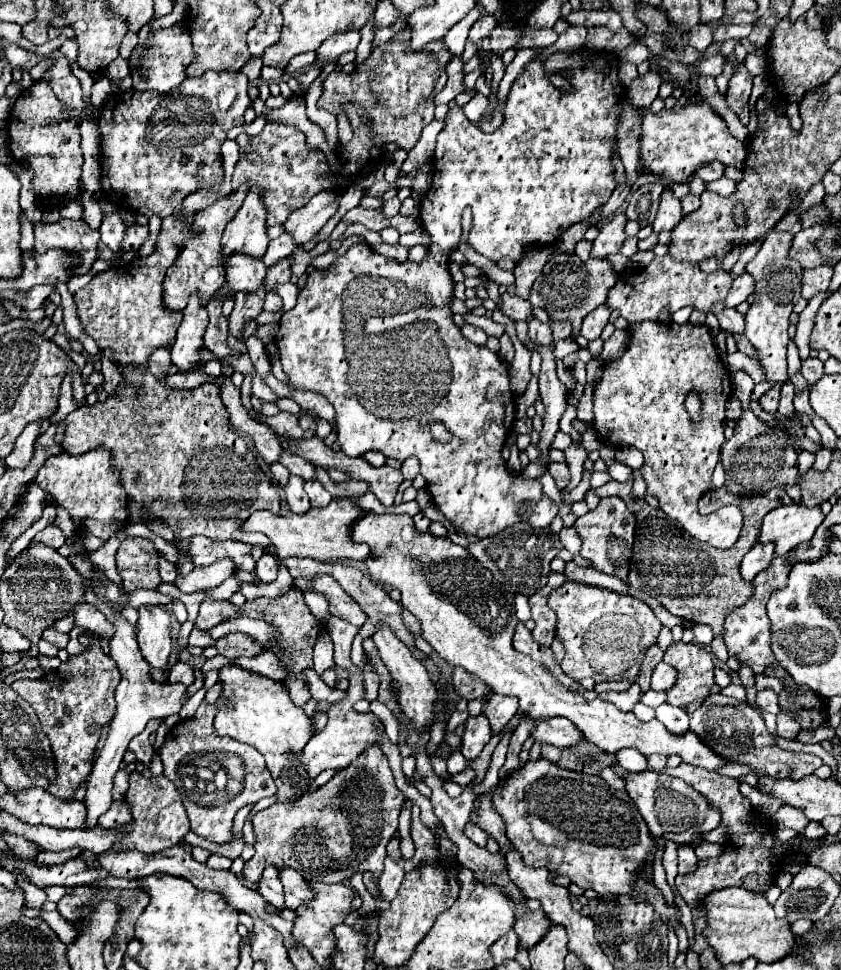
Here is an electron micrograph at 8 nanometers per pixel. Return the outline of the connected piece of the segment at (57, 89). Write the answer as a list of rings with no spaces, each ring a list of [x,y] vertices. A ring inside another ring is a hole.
[[[55,49],[47,59],[51,59],[53,65],[43,73],[43,79],[49,83],[49,87],[63,101],[65,107],[75,109],[75,119],[81,121],[81,109],[83,109],[81,83],[71,73],[67,57],[61,53],[61,49]]]

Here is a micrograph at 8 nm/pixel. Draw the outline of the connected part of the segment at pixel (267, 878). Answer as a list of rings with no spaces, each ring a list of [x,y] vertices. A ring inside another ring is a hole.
[[[267,865],[263,875],[261,875],[261,881],[255,887],[255,891],[259,891],[259,895],[263,895],[271,905],[281,909],[281,907],[285,907],[285,903],[283,903],[283,887],[281,887],[277,873],[279,871],[273,865]]]

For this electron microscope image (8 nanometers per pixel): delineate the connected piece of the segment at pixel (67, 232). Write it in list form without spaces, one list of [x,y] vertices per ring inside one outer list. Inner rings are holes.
[[[59,219],[57,223],[35,225],[35,251],[41,253],[41,245],[47,249],[61,249],[79,257],[79,265],[71,269],[73,275],[85,275],[97,259],[99,231],[91,229],[83,219]]]

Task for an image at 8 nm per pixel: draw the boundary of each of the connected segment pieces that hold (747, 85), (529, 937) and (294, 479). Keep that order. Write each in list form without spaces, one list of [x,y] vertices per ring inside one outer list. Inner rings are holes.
[[[739,63],[737,71],[733,71],[733,77],[729,81],[729,89],[727,89],[725,99],[727,99],[727,105],[739,115],[743,125],[749,123],[747,101],[751,95],[751,87],[753,87],[753,75],[747,71],[745,63]]]
[[[521,905],[517,909],[517,915],[519,915],[519,919],[515,923],[515,931],[519,935],[519,947],[529,949],[547,933],[551,923],[541,909],[539,911],[529,911],[525,905]]]
[[[291,475],[289,483],[285,485],[285,499],[287,499],[291,511],[303,513],[303,511],[307,511],[307,507],[311,507],[303,485],[305,485],[305,479],[301,479],[297,475]]]

